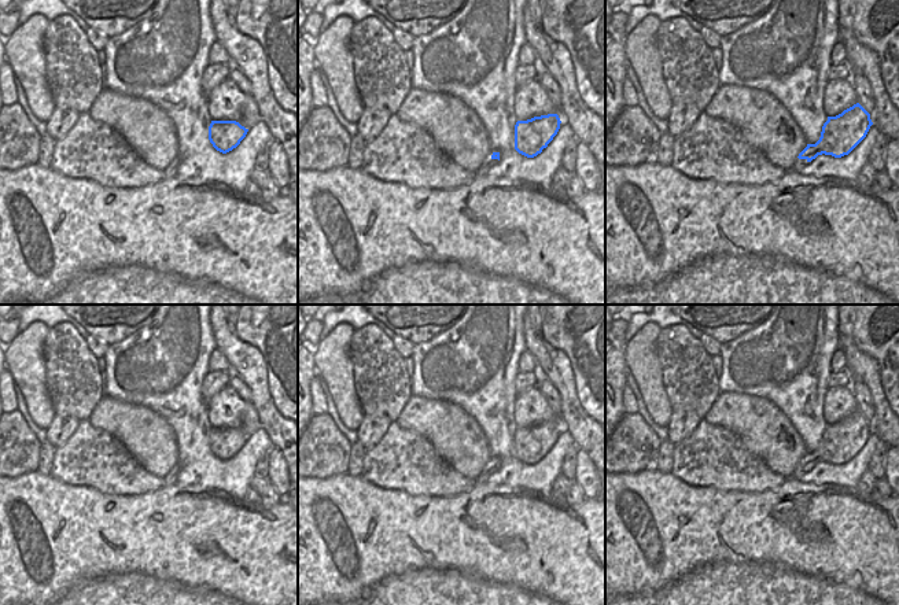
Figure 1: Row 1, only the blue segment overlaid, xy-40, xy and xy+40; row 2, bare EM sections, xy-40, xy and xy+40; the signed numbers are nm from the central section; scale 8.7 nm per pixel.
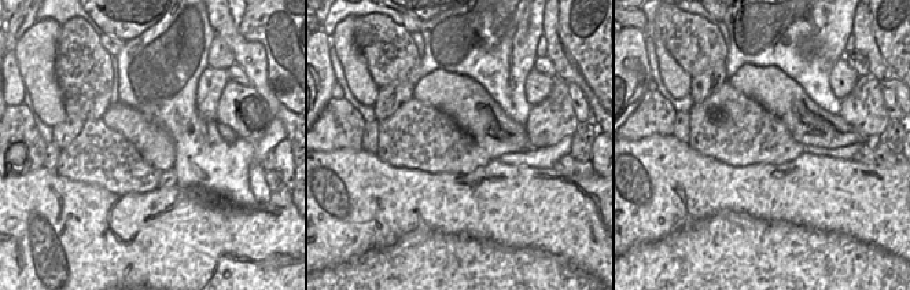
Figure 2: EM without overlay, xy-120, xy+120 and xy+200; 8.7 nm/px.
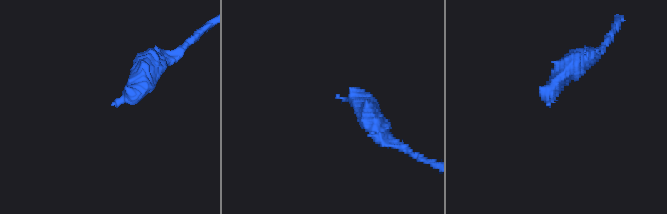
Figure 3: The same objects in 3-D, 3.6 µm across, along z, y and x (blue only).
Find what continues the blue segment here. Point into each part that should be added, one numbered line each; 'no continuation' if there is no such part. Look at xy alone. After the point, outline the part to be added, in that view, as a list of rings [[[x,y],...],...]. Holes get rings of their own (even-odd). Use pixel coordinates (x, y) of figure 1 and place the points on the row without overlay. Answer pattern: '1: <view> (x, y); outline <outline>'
1: xy (487, 469); outline [[[493,458],[483,468],[482,473],[475,479],[475,484],[484,484],[484,483],[487,483],[490,475],[498,469],[498,466],[493,466],[491,462],[493,462]]]

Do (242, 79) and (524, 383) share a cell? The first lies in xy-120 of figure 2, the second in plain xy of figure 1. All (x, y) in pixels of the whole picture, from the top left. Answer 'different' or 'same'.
different

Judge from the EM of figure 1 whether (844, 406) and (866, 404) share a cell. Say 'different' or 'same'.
different

